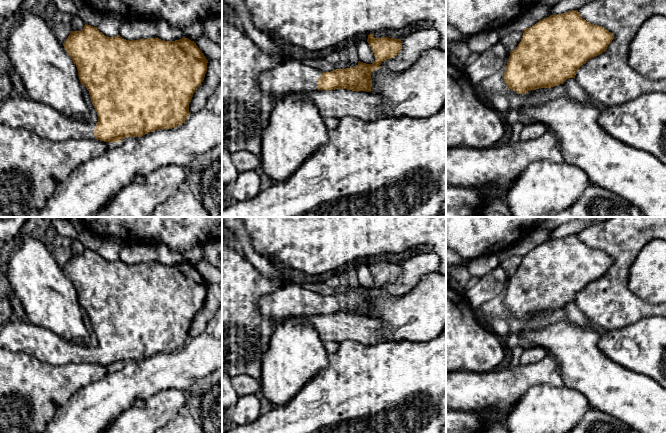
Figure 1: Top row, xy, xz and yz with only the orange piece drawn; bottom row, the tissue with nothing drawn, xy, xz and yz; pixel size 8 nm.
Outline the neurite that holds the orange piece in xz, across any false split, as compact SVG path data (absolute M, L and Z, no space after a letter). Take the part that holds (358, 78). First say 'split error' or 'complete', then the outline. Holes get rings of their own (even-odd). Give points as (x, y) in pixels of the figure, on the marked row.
split error; M373 34L368 35L367 42L375 56L372 64L359 61L356 67L319 73L313 63L292 59L262 72L258 87L269 95L335 89L371 92L373 70L382 68L383 61L397 56L402 42L389 37L374 38Z

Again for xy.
split error; M85 24L81 31L71 31L63 46L77 67L81 84L89 91L98 122L94 124L56 115L41 102L15 94L0 103L0 124L23 128L41 138L56 142L69 139L119 142L126 137L141 137L155 130L182 125L190 114L189 104L193 94L203 82L207 71L208 60L196 43L185 37L175 41L163 41L159 38L129 41L120 35L107 37L97 27Z

